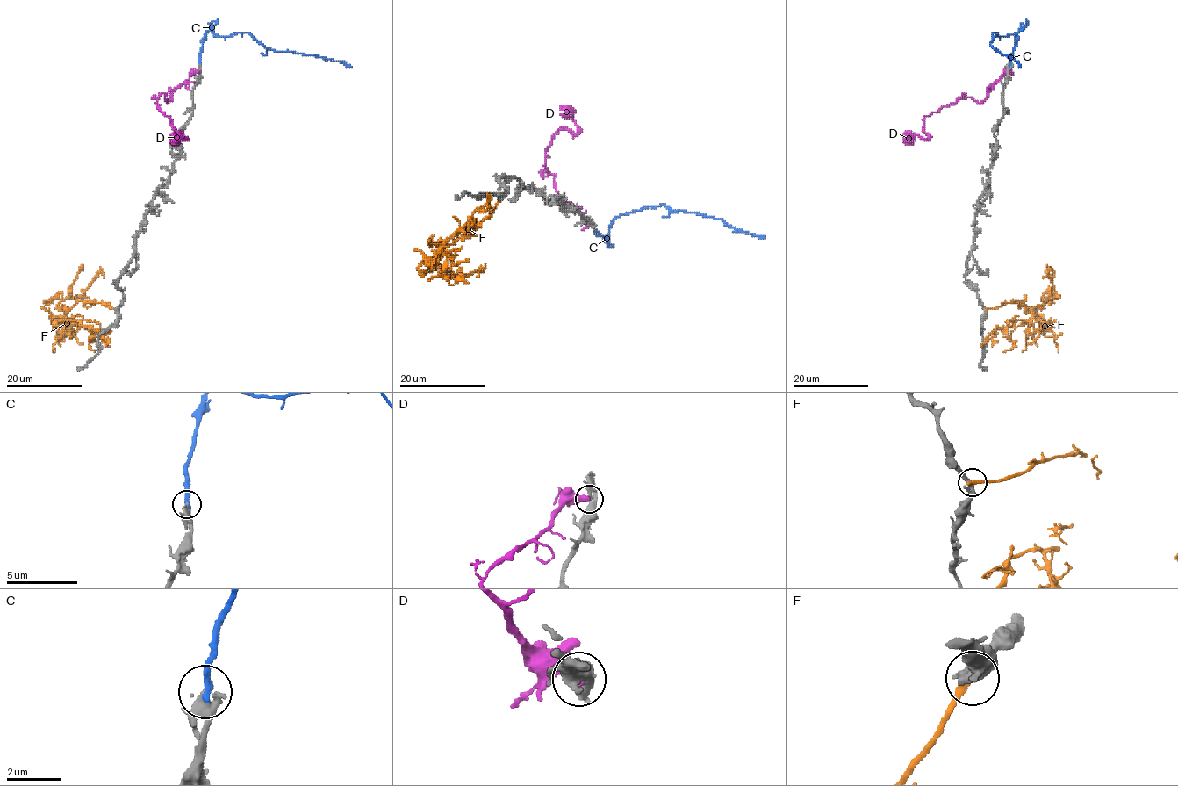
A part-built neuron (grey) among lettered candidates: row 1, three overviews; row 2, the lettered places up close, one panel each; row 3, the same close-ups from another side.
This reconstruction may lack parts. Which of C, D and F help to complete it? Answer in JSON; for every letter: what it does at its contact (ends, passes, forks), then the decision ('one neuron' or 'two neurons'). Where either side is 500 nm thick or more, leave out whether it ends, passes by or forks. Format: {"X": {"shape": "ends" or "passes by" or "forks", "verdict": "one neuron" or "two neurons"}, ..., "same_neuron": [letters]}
{"C": {"shape": "ends", "verdict": "one neuron"}, "D": {"shape": "ends", "verdict": "two neurons"}, "F": {"shape": "ends", "verdict": "two neurons"}, "same_neuron": ["C"]}

